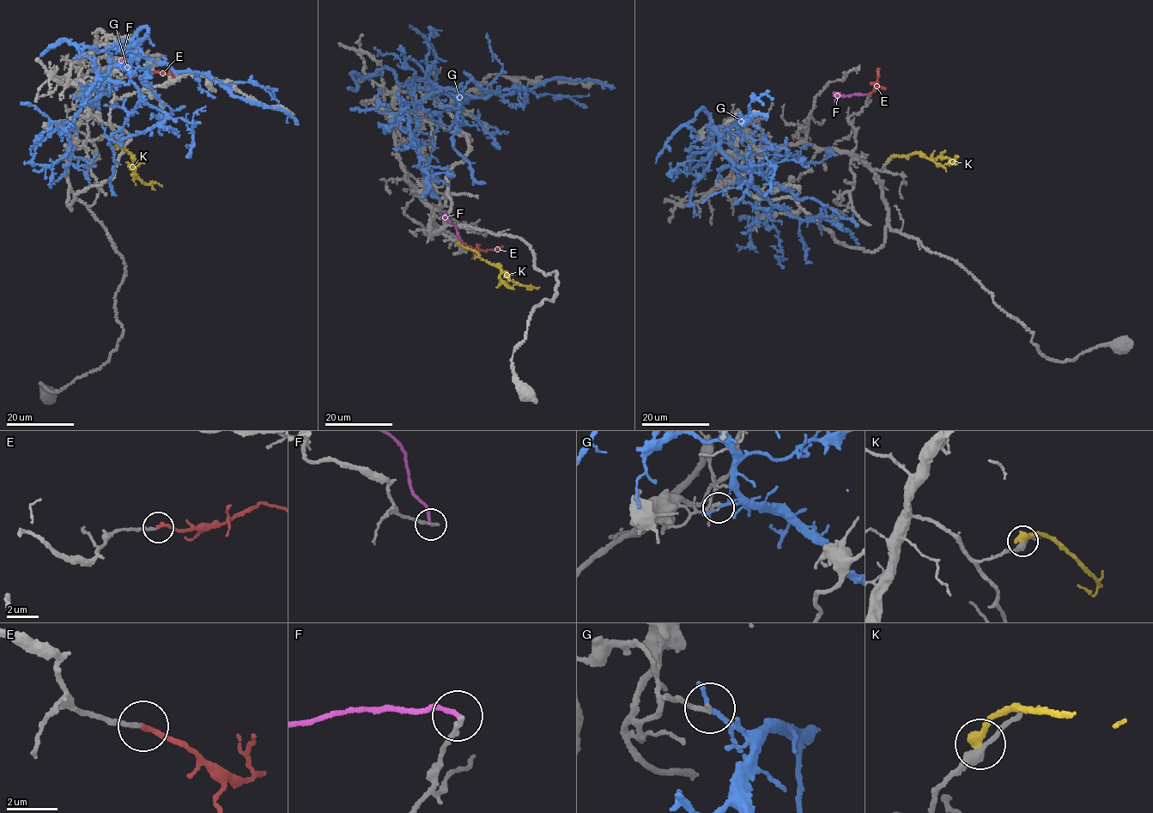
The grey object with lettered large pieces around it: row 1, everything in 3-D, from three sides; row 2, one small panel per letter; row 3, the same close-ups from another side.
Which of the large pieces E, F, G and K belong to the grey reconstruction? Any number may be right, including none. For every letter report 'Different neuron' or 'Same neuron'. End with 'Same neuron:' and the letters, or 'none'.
E: Same neuron
F: Different neuron
G: Different neuron
K: Different neuron
Same neuron: E

